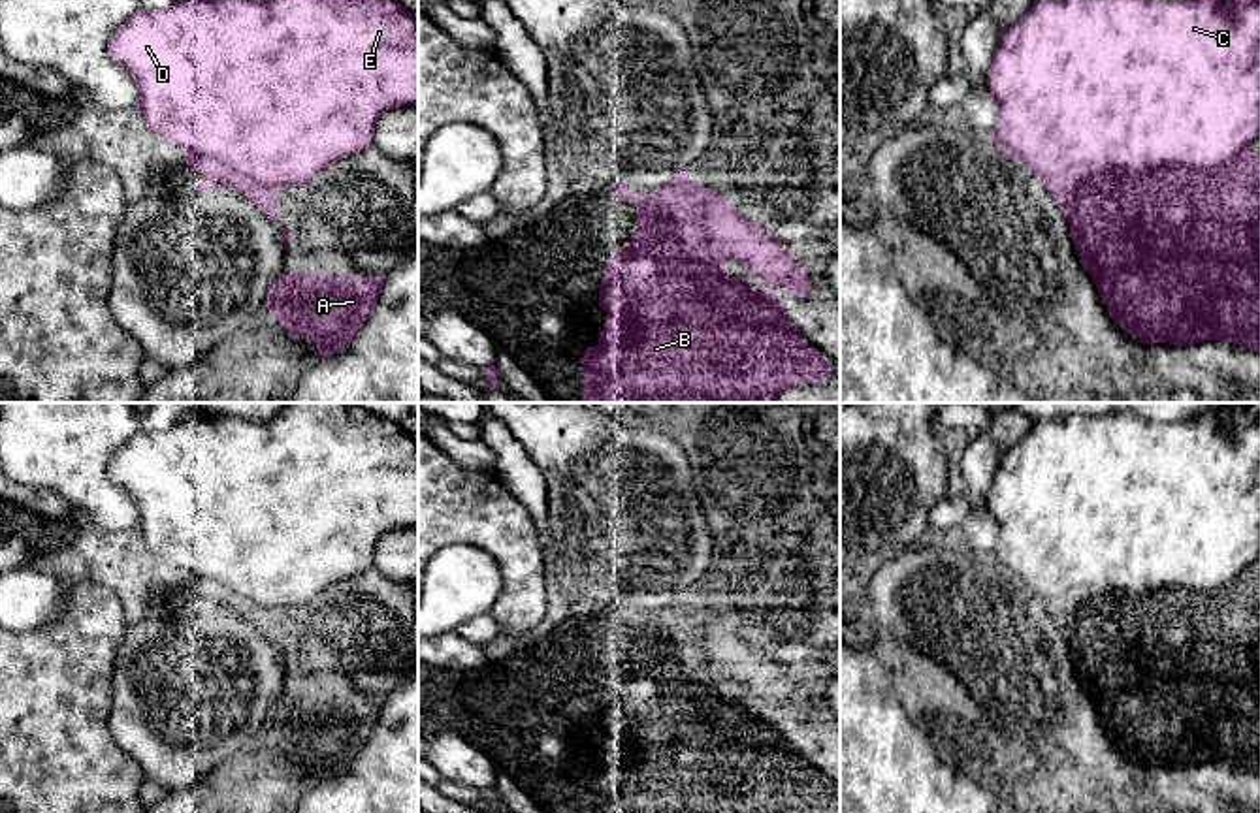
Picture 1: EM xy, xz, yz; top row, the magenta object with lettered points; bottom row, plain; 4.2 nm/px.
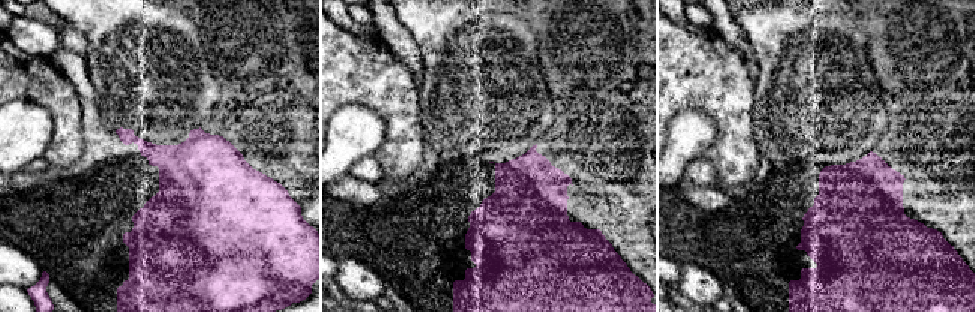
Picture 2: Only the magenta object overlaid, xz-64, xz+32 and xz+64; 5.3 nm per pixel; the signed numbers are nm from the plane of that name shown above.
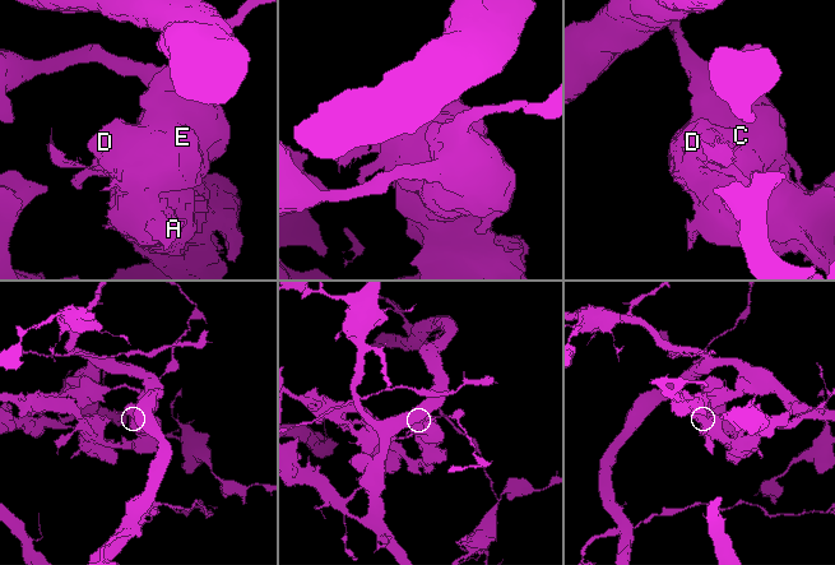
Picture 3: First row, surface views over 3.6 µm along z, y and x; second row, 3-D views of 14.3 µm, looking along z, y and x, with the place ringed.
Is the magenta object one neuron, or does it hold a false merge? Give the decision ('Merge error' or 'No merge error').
Merge error

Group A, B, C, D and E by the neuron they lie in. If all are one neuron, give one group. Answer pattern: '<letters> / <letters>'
A B / C D E

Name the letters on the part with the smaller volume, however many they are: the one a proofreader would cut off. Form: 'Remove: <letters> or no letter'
Remove: A, B

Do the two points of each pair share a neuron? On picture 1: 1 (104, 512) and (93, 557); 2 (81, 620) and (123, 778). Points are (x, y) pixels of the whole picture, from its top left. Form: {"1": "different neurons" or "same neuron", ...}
{"1": "different neurons", "2": "same neuron"}

